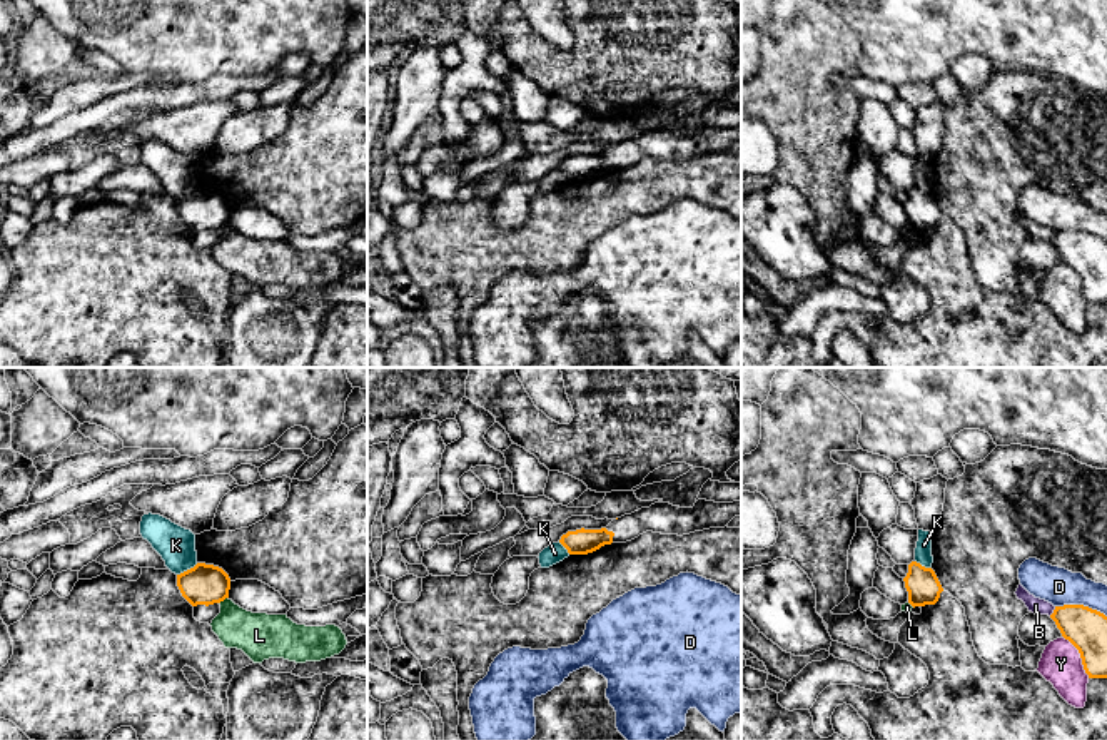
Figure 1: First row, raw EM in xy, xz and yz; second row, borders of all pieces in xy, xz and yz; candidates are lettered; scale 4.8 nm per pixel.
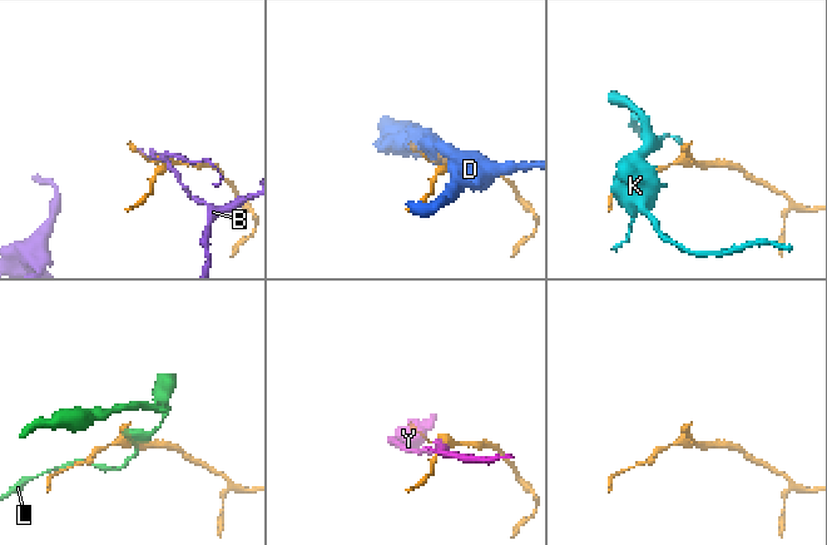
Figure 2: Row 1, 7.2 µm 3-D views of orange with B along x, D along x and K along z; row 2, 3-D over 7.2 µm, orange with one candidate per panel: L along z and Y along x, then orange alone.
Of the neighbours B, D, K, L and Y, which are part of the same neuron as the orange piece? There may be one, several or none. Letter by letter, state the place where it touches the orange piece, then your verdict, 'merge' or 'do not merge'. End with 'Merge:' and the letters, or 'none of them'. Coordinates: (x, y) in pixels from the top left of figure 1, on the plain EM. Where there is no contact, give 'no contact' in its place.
B: meets orange in yz at (1054, 238); do not merge
D: meets orange in yz at (1081, 231); do not merge
K: meets orange in xy at (187, 196); do not merge
L: meets orange in xy at (222, 226); do not merge
Y: meets orange in yz at (1081, 283); do not merge
Merge: none of them

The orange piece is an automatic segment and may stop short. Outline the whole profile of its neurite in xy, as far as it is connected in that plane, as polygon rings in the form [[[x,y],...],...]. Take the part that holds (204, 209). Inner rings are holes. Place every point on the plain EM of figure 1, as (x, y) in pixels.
[[[197,189],[194,194],[177,200],[177,212],[192,232],[209,232],[229,224],[230,204],[219,192]]]

